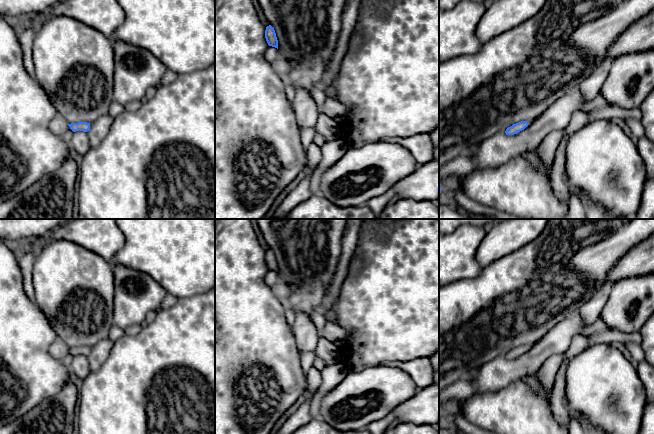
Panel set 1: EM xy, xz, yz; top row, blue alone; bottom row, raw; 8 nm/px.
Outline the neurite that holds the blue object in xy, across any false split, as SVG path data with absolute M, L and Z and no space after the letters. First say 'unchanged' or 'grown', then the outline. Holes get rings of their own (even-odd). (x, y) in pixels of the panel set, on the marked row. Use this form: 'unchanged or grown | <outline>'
unchanged | M87 122L71 123L71 124L68 124L68 126L73 132L76 132L76 131L87 132L90 129L90 123L87 123Z

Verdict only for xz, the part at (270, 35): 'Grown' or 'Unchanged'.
Unchanged

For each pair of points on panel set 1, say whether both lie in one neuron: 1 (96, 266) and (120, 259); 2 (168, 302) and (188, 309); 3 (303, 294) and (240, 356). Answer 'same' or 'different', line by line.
1: different
2: different
3: different

